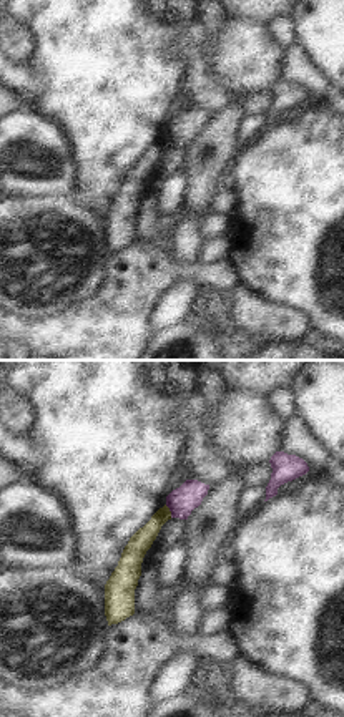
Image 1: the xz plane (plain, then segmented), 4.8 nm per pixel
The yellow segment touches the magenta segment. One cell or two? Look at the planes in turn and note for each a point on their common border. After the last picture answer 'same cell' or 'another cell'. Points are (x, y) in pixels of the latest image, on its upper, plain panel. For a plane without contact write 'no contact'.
(170, 140)

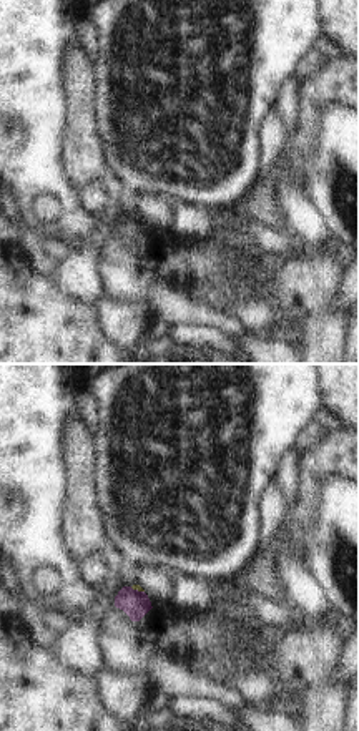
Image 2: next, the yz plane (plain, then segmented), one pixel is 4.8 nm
(137, 216)

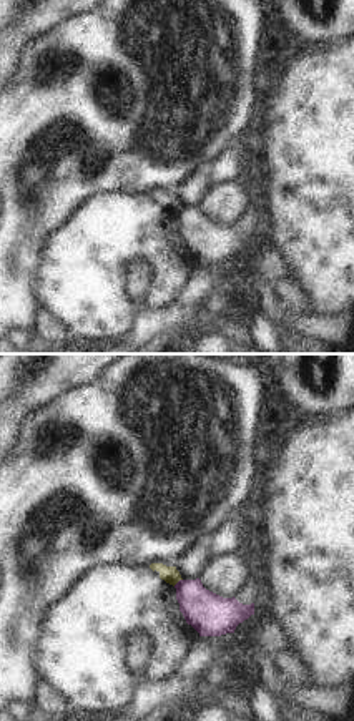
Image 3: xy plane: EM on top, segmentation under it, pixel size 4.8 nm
(176, 210)

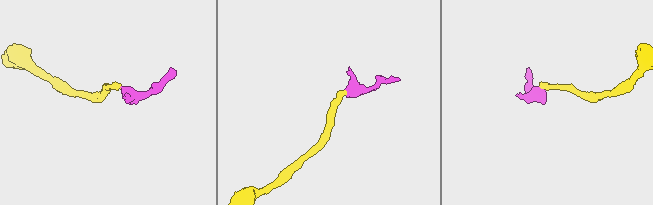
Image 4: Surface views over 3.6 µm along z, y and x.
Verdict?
another cell

